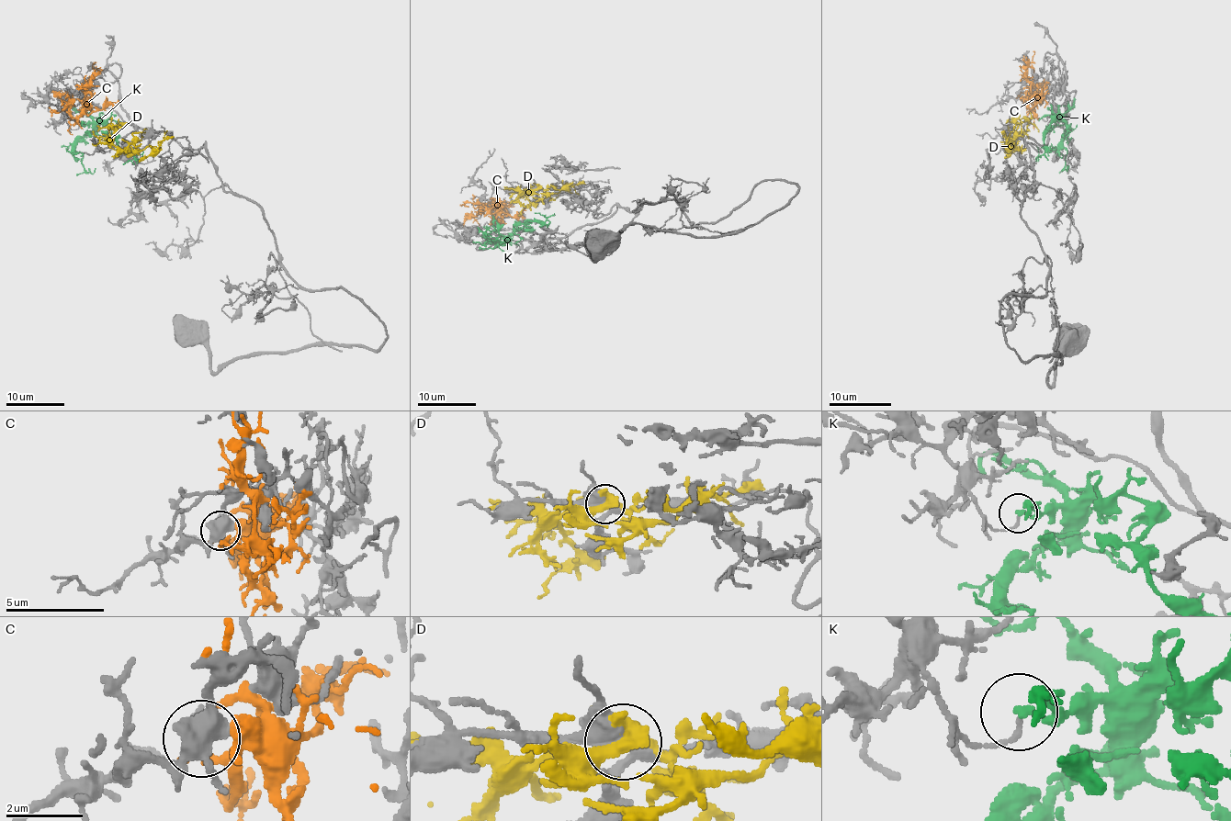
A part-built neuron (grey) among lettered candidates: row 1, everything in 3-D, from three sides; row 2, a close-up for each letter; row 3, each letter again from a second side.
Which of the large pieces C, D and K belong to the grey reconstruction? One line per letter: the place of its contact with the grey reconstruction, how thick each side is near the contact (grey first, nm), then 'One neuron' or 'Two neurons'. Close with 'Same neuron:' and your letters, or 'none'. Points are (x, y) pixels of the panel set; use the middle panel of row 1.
C: Touches grey at (473, 198). Thickness 180 nm (grey) against 200 nm. Two neurons
D: Touches grey at (538, 188). Thickness 440 nm (grey) against 360 nm. Two neurons
K: Touches grey at (491, 232). Thickness 130 nm (grey) against 170 nm. One neuron
Same neuron: K

